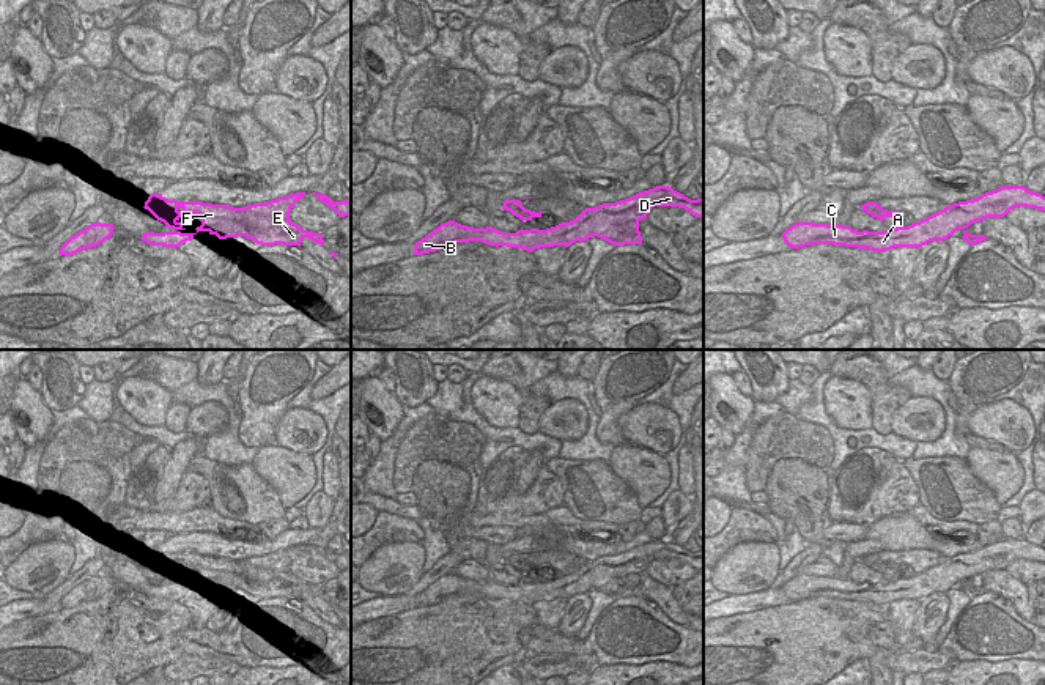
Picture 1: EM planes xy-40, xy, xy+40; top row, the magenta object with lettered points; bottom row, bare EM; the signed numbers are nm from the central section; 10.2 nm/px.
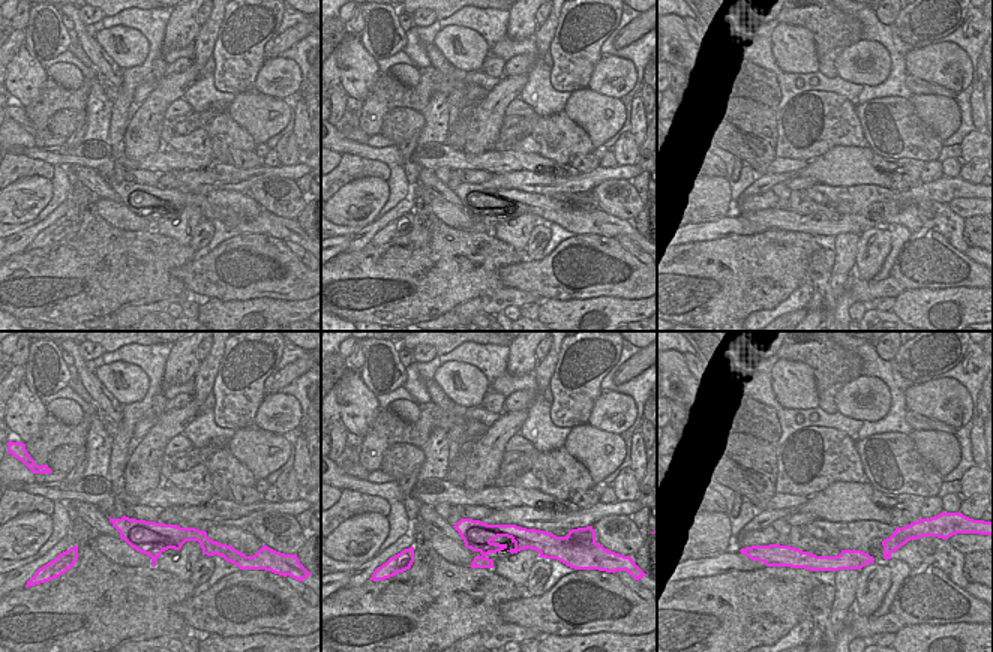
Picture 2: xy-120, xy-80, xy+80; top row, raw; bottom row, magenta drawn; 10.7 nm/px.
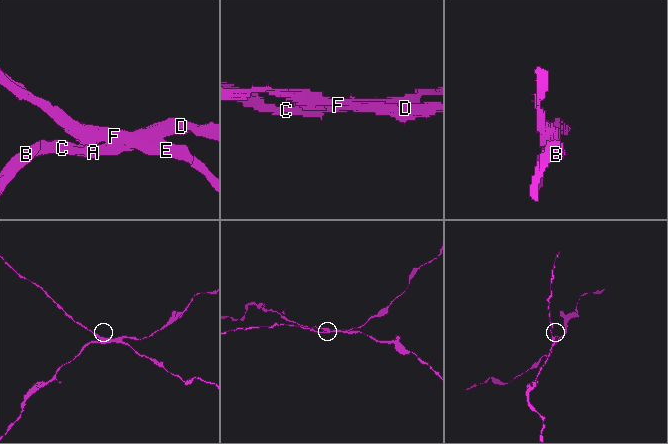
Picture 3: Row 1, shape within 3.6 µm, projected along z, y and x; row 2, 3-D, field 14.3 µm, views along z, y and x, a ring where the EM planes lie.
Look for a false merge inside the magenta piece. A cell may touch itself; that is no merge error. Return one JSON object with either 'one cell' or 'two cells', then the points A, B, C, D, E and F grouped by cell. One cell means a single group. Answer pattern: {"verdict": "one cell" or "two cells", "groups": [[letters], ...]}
{"verdict": "two cells", "groups": [["A", "B", "C", "D"], ["E", "F"]]}

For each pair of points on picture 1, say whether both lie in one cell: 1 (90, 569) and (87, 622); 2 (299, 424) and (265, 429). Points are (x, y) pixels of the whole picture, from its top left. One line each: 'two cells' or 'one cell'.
1: two cells
2: two cells

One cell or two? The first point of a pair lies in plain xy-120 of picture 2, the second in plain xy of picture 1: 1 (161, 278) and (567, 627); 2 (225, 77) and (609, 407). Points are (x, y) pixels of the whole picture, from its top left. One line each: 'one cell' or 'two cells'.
1: two cells
2: one cell

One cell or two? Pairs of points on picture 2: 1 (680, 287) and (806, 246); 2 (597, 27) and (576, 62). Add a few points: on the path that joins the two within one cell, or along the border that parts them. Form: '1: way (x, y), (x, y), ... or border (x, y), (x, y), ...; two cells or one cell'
1: way (711, 284), (744, 273), (755, 273), (774, 263); one cell
2: way (588, 36), (588, 45), (581, 53); one cell

